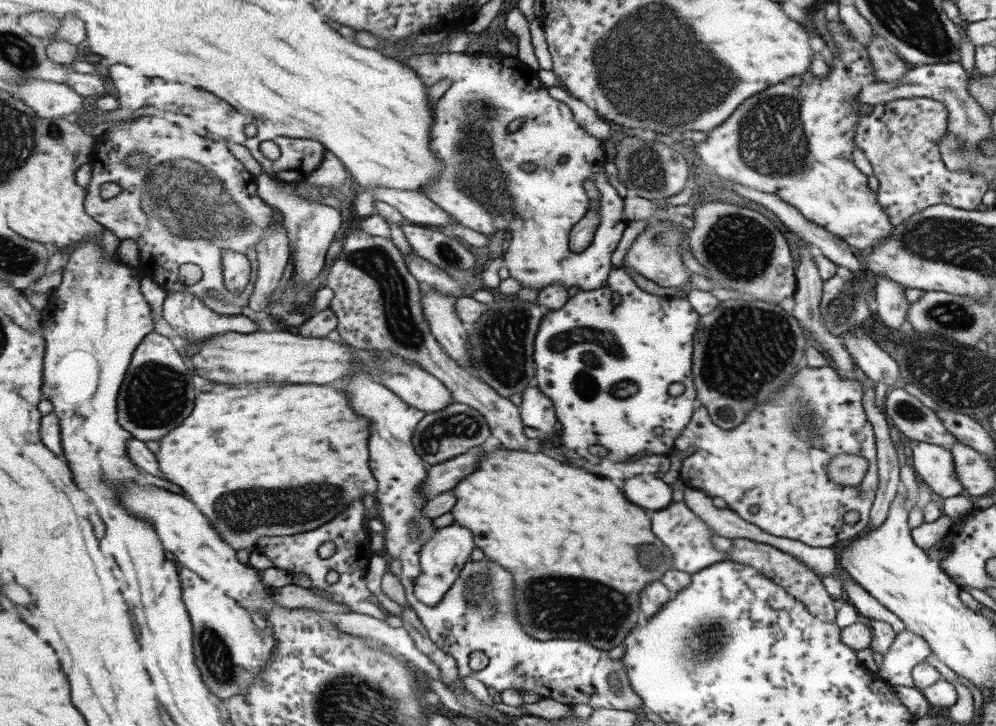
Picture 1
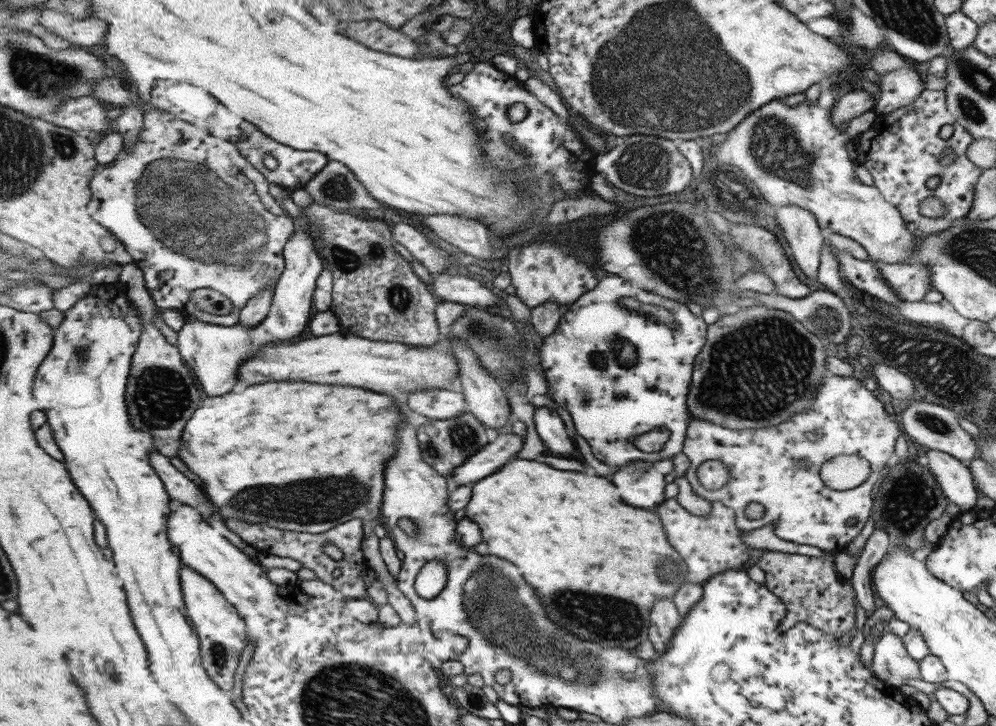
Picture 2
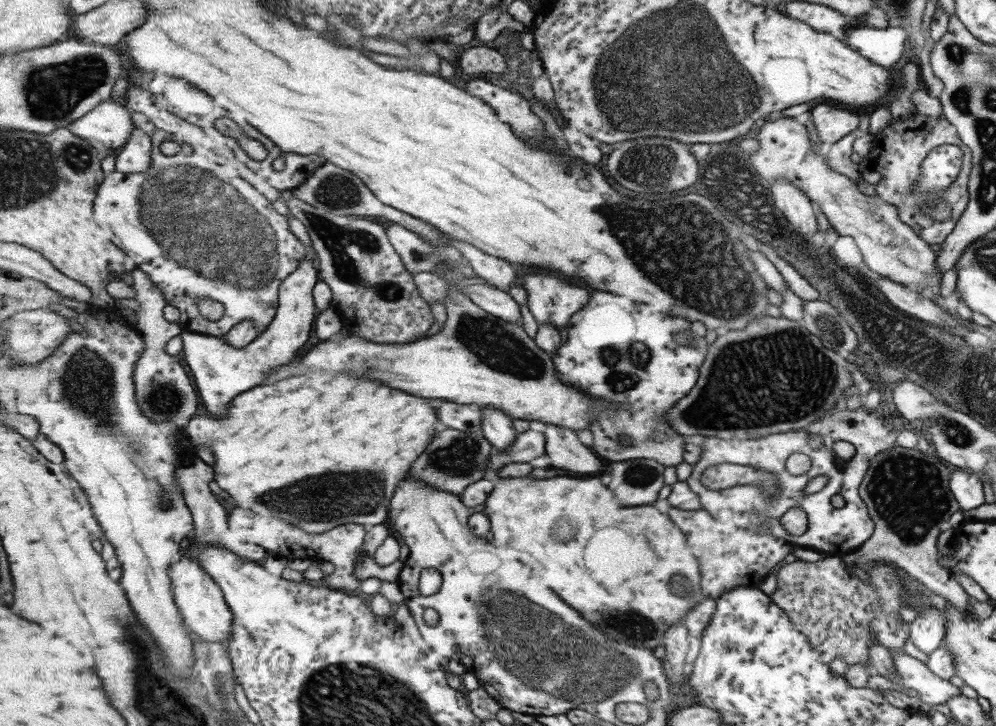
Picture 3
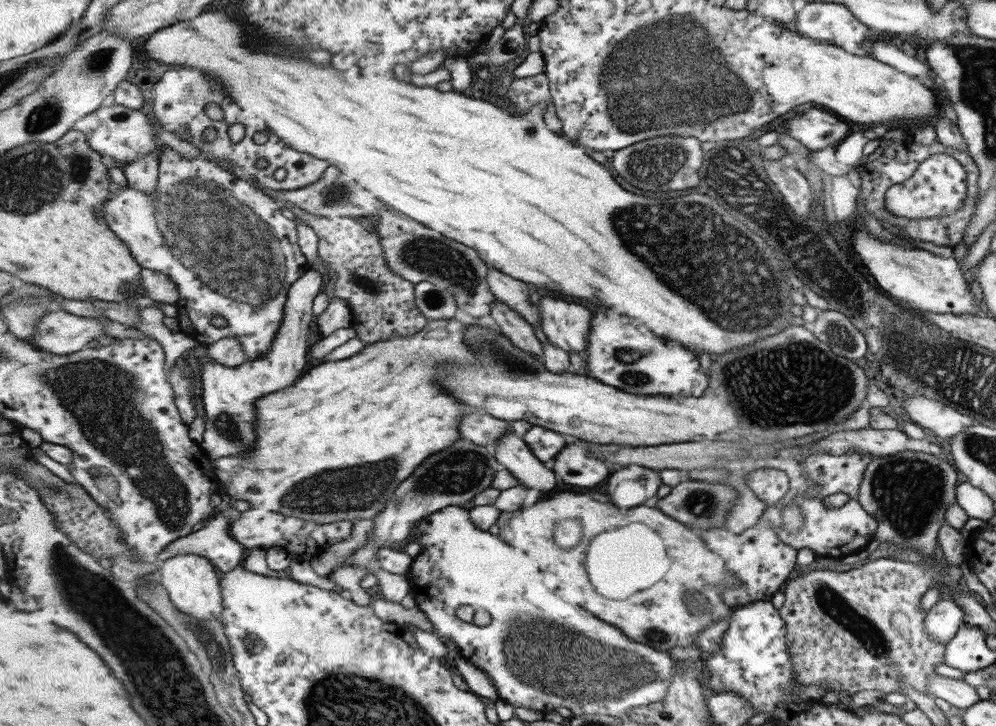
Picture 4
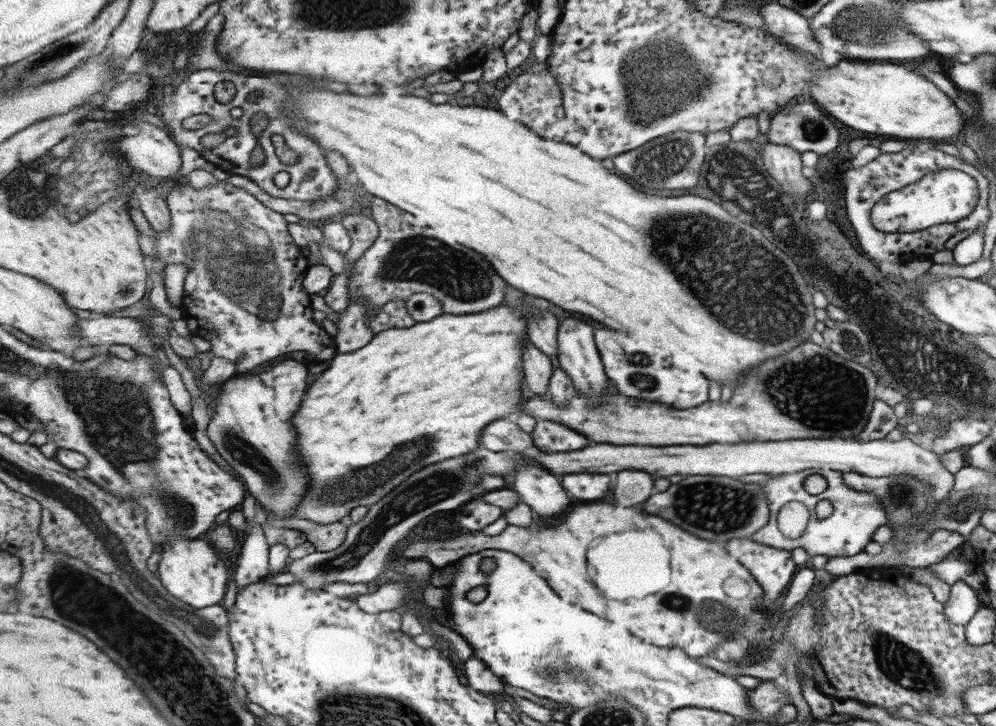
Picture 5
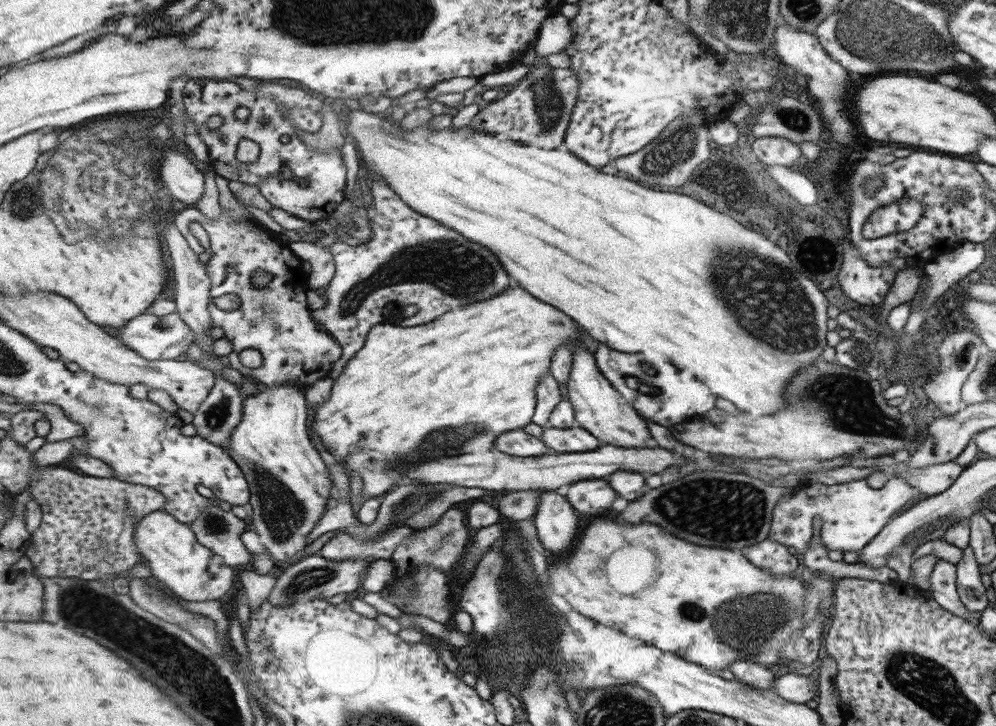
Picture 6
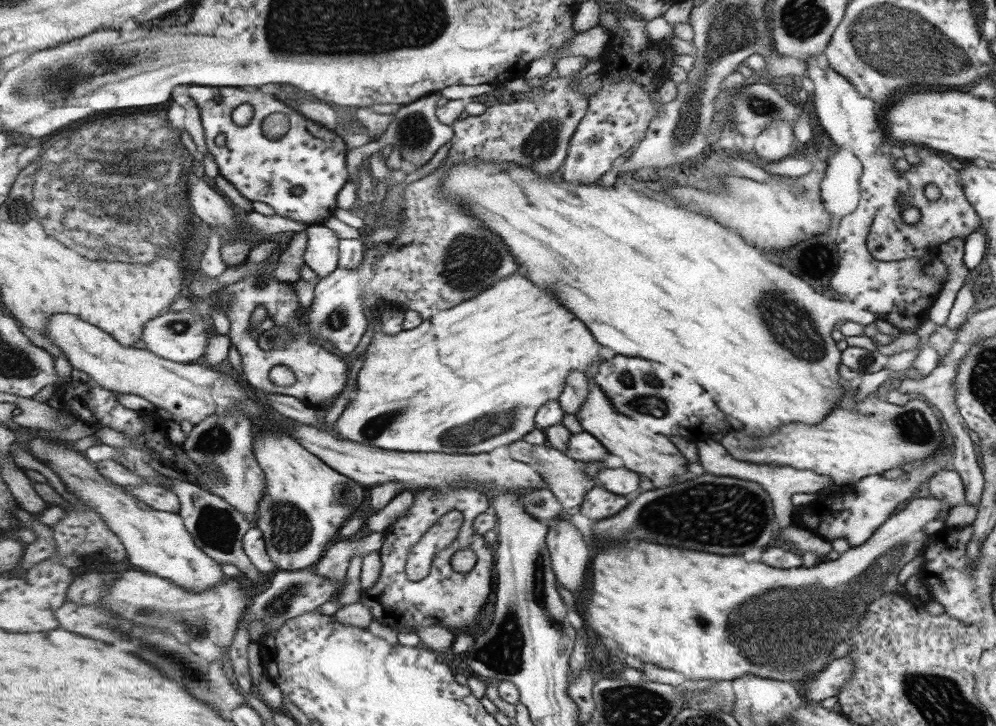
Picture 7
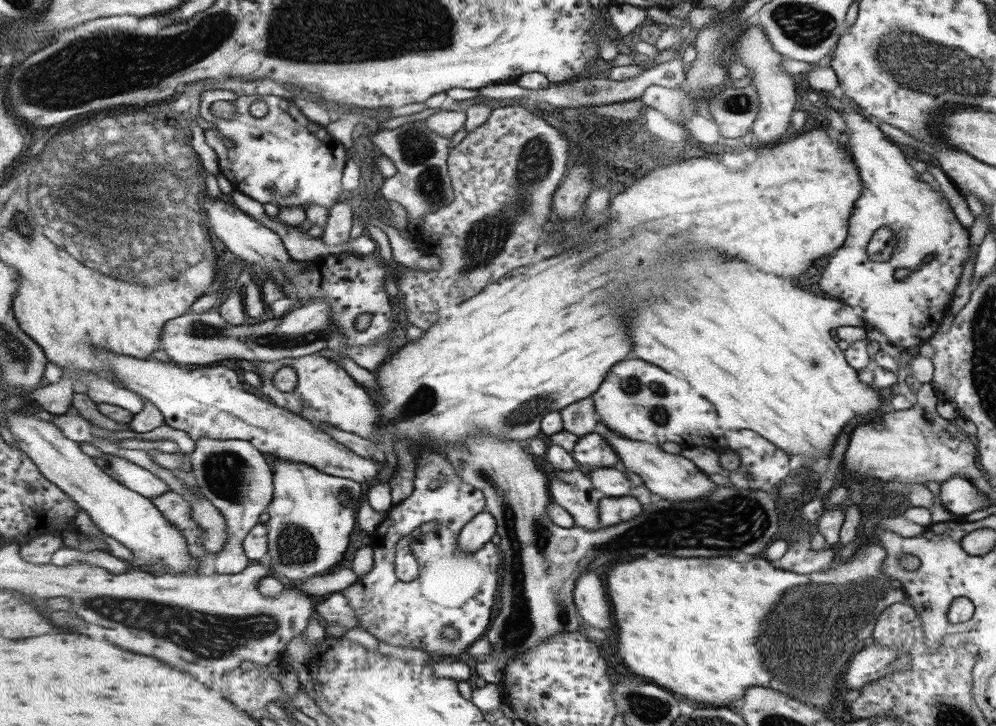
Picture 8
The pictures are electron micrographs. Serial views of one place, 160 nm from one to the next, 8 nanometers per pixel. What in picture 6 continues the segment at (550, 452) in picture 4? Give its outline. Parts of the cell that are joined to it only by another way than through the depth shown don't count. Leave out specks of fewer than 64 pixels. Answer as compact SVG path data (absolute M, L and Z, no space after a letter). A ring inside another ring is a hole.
M548 425L543 429L541 440L559 453L589 452L599 448L599 440L582 427L559 430Z

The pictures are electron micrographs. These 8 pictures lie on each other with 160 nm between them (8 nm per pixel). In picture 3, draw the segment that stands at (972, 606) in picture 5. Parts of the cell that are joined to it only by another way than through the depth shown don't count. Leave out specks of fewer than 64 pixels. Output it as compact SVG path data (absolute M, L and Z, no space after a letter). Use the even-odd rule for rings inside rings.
M930 608L908 623L908 639L917 650L928 655L942 644L945 625L944 612Z

